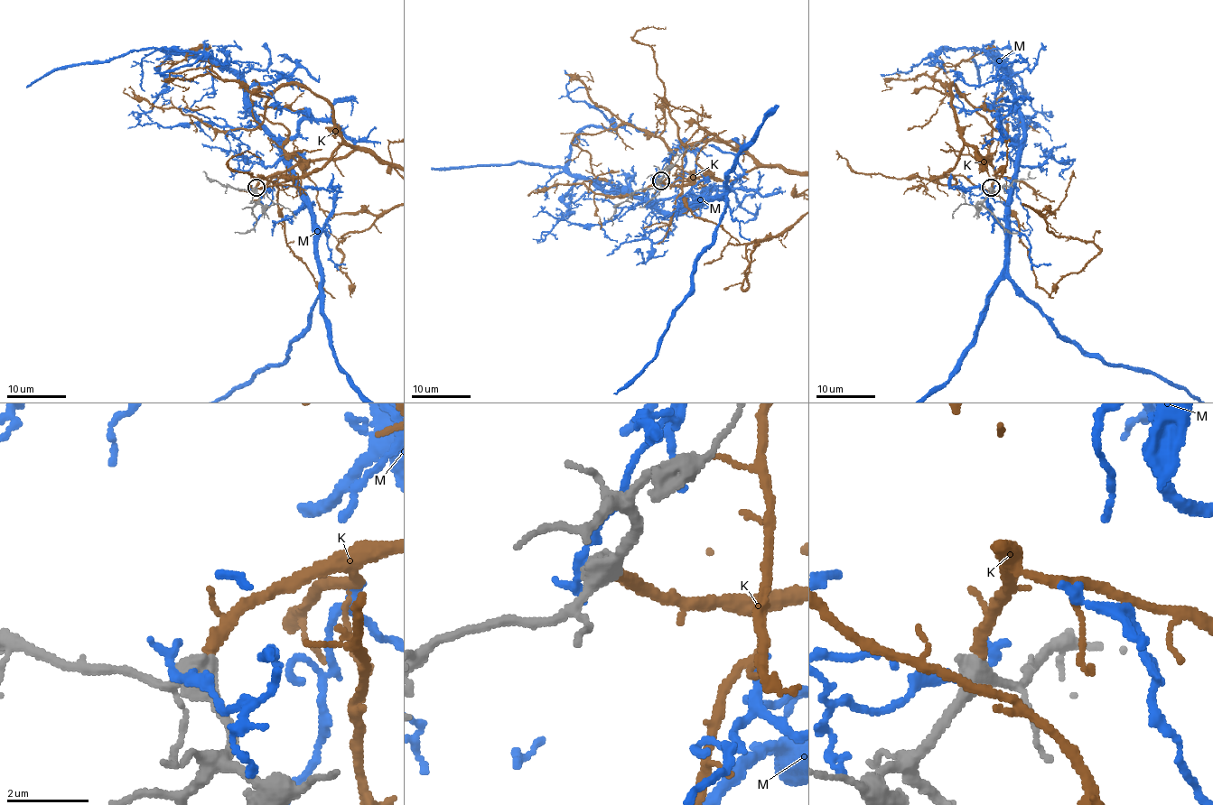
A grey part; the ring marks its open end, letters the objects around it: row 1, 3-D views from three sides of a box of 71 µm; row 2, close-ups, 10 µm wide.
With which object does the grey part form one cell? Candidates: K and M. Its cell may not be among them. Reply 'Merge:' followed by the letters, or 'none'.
Merge: K

